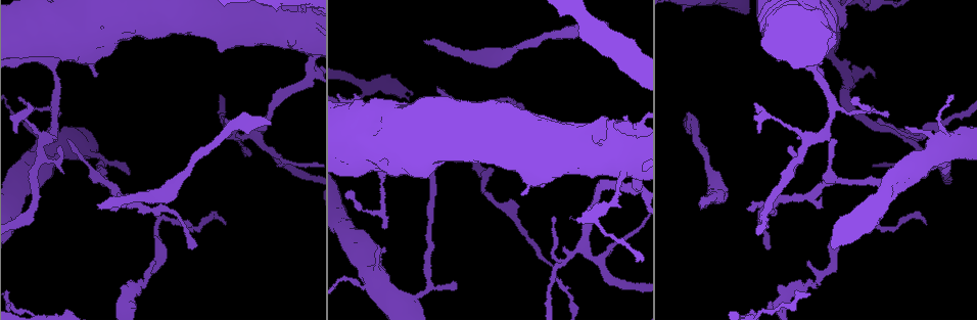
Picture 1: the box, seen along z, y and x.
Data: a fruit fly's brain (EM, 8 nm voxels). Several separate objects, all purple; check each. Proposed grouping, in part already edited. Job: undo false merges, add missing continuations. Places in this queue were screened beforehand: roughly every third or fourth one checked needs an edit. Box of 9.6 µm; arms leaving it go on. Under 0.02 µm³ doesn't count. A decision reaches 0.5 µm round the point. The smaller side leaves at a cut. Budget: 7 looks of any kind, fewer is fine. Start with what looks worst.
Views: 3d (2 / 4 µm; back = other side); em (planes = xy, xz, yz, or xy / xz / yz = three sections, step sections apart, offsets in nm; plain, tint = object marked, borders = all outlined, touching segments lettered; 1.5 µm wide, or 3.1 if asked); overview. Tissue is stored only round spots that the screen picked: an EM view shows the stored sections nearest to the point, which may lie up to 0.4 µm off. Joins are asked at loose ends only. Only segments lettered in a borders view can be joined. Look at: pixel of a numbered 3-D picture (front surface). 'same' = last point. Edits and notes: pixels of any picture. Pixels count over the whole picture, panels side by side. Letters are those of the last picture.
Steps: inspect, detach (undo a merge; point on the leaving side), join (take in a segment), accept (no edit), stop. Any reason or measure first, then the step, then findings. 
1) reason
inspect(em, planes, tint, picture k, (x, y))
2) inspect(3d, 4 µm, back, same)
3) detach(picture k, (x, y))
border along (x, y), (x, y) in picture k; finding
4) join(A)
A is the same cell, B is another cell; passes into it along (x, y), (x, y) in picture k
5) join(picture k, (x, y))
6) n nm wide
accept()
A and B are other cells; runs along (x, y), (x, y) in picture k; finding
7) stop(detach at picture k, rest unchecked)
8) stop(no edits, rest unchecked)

an open end
inspect(3d, 2 µm, picture 1, (701, 208))

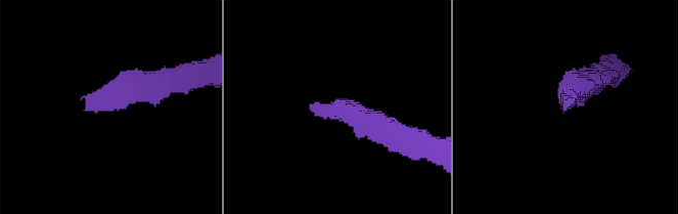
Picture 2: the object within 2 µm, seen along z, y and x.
inspect(em, planes, plain, picture 2, (561, 109))

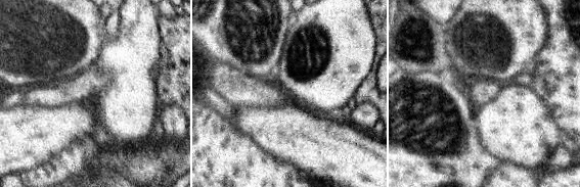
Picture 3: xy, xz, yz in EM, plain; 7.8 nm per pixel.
inspect(em, planes, borders, same)

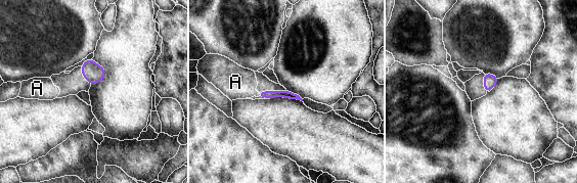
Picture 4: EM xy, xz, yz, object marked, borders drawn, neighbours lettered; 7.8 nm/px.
join(picture 4, (235, 82))
A is the same cell; passes into it along (262, 94), (258, 94), (235, 82) in picture 4; the cell continues

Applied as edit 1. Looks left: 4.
see it whole again
inspect(overview)

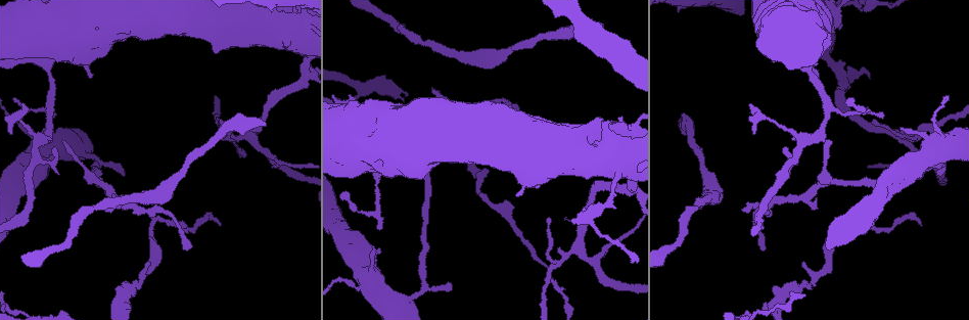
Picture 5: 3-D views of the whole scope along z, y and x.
free end
inspect(em, planes, borders, picture 5, (53, 149))

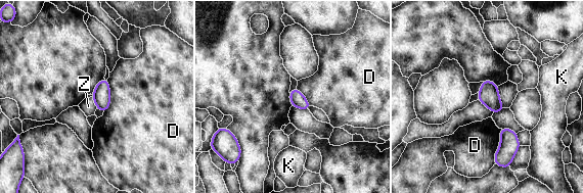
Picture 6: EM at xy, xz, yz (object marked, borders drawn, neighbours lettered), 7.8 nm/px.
120 nm wide
accept()
D, K and Z are other cells; border along (107, 80), (109, 106), (103, 112) in picture 6; none of them fits

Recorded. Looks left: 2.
tapers out
inspect(3d, 4 µm, picture 5, (123, 173))

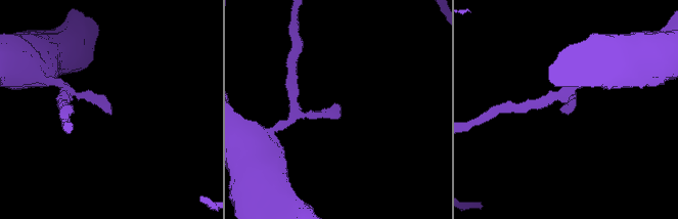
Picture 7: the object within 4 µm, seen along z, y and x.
need the tissue
inspect(em, planes, borders, picture 7, (339, 107))

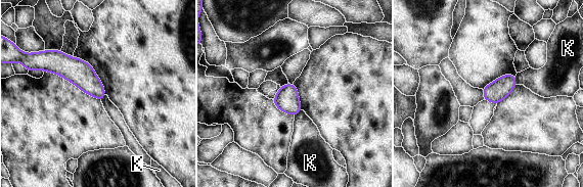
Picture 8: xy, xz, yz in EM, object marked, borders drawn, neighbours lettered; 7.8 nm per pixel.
accept()
K is another cell; border along (517, 75), (514, 84) in picture 8; none of them fits

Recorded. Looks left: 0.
stop(join at picture 4, rest unchecked)

